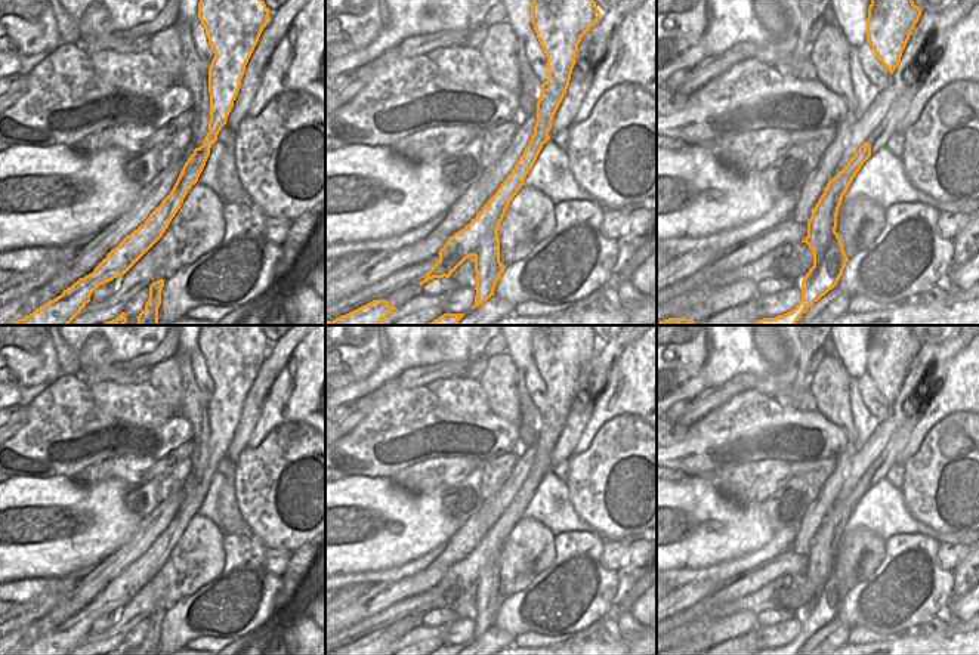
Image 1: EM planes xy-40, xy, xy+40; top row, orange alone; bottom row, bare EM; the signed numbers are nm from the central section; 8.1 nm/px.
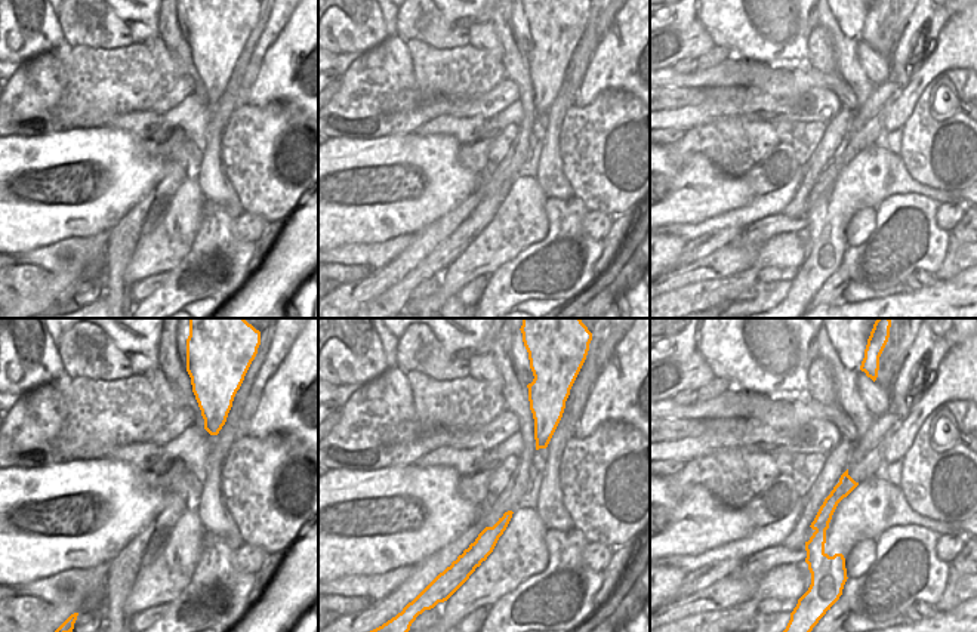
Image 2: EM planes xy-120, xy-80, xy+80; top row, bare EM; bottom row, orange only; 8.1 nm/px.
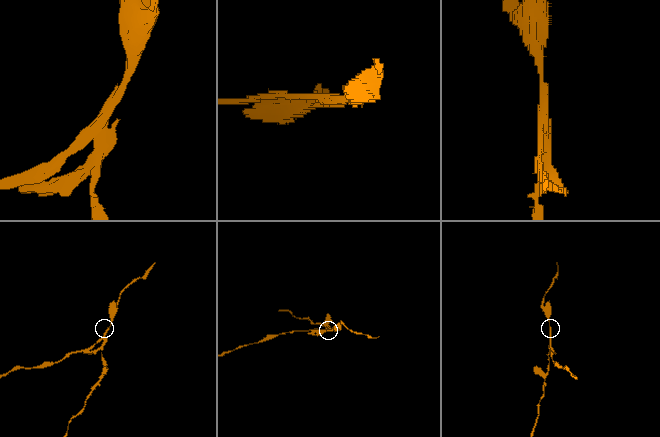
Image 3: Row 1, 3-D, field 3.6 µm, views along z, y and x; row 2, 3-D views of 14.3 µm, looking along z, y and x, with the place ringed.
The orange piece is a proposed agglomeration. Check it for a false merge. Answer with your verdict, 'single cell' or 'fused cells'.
fused cells

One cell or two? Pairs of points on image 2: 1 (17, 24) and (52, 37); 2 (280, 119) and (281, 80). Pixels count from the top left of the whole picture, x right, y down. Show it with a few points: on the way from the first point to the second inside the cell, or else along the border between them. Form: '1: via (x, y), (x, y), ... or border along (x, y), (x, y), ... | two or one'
1: via (25, 24), (43, 33) | one
2: border along (249, 104), (286, 101), (302, 111) | two

